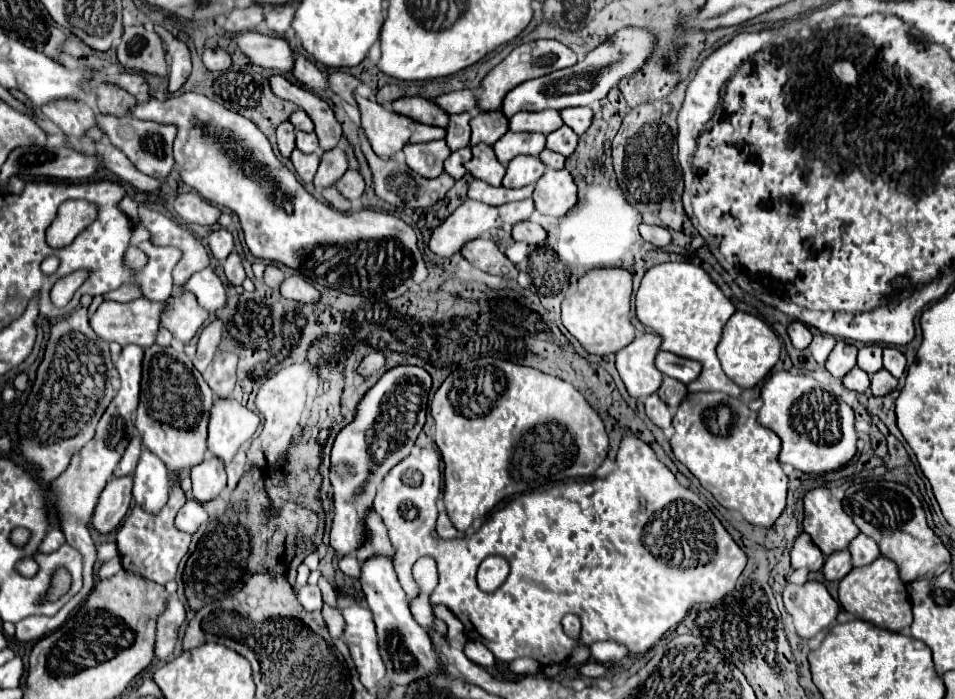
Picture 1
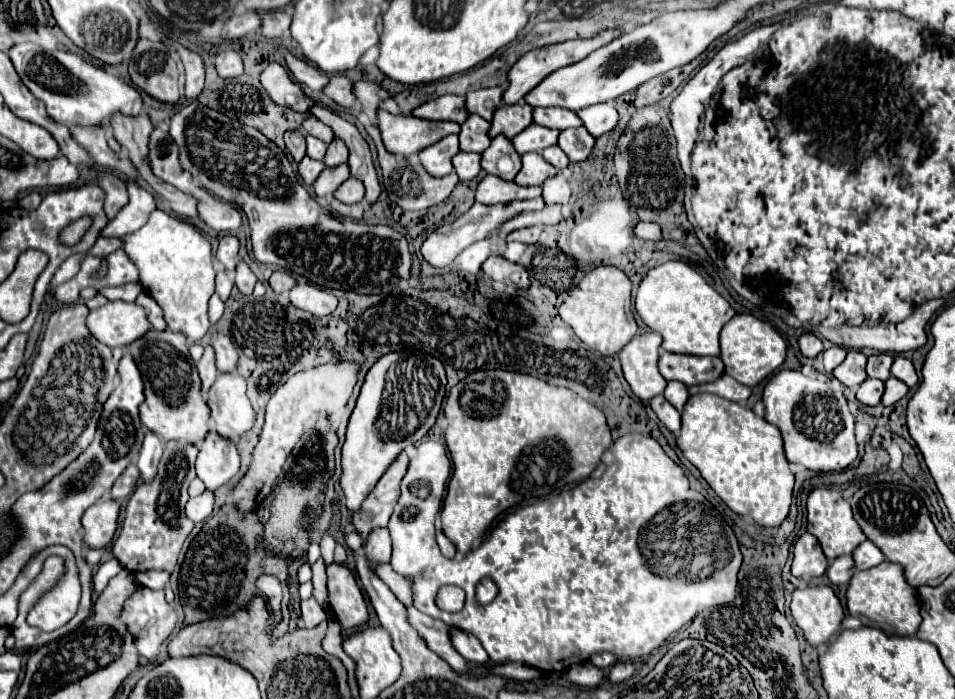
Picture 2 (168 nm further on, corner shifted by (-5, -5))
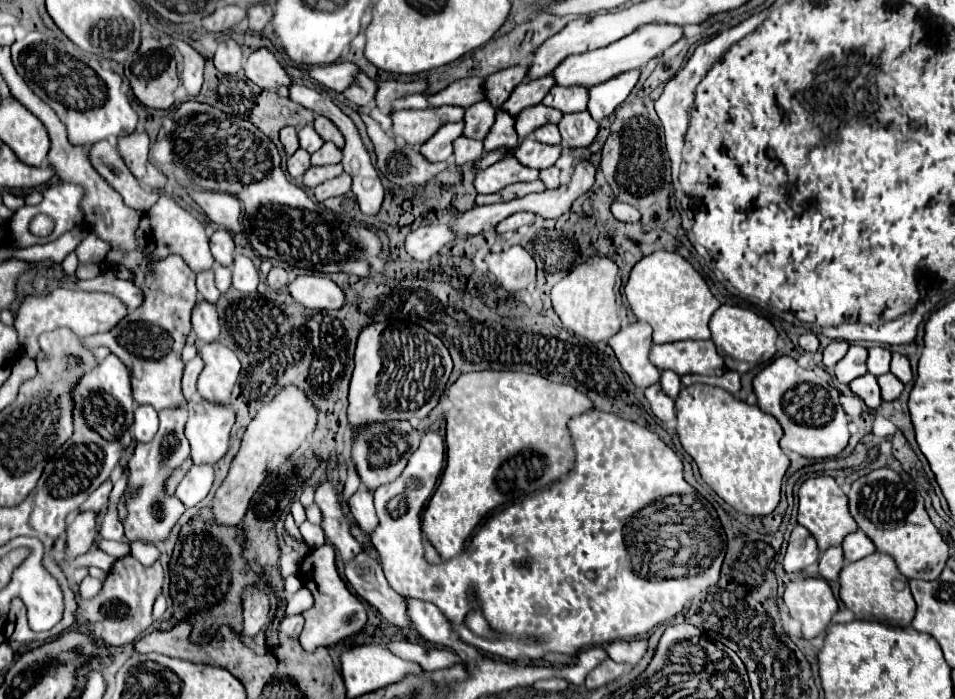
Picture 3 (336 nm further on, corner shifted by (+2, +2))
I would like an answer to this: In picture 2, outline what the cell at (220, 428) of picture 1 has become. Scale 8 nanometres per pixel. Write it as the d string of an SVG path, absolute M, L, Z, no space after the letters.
M219 373L207 393L211 421L219 435L239 441L239 435L249 431L255 421L255 411L245 393L245 379L237 373Z

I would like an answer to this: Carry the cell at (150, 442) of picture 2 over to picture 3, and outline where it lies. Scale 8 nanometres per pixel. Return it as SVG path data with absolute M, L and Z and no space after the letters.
M138 406L134 412L132 434L138 444L148 444L158 430L158 414L150 406Z

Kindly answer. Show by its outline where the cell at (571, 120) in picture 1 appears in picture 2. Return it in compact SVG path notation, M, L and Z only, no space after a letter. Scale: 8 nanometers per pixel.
M597 103L593 107L585 107L577 111L577 115L593 137L601 137L603 133L611 131L619 121L619 113L611 103Z

